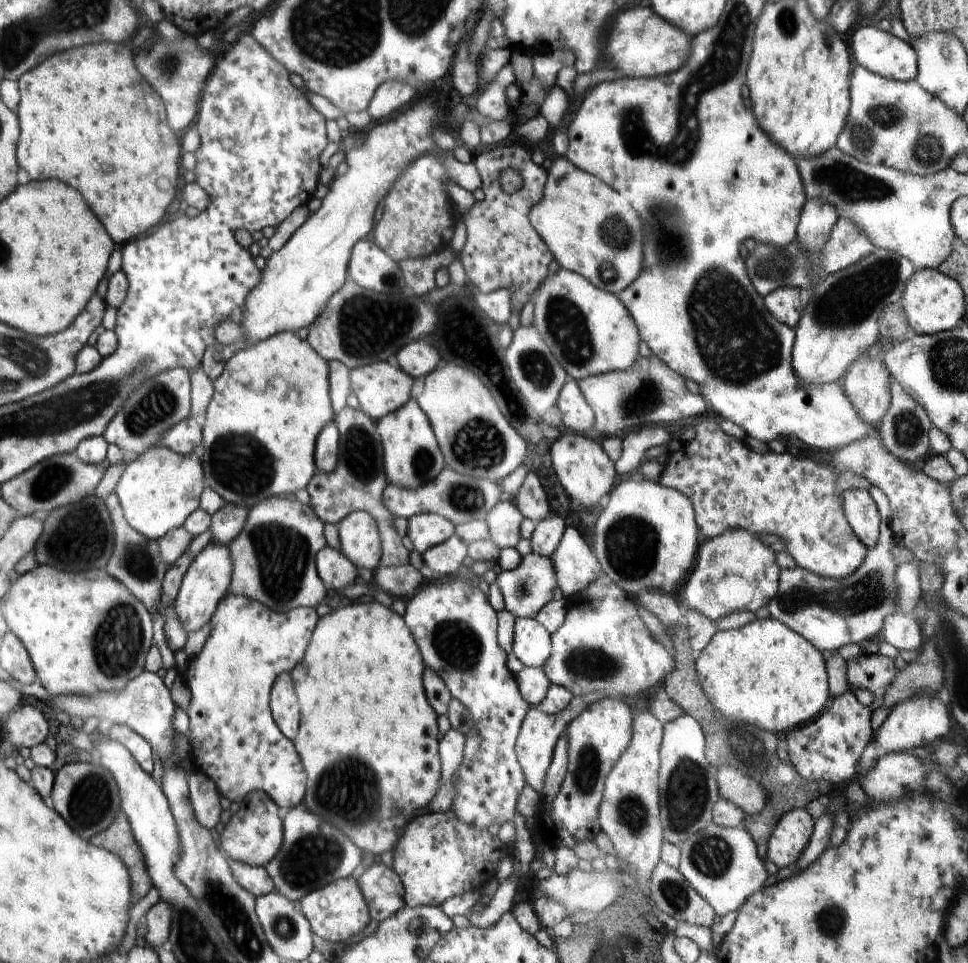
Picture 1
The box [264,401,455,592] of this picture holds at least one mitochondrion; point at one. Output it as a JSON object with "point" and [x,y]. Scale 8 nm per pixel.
{"point":[361,453]}

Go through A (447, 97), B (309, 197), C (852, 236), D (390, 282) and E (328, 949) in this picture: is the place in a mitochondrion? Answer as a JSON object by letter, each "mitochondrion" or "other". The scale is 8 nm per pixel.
{"A":"other","B":"other","C":"mitochondrion","D":"mitochondrion","E":"other"}

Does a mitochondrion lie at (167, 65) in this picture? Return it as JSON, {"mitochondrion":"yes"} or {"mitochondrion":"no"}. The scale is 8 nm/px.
{"mitochondrion":"yes"}

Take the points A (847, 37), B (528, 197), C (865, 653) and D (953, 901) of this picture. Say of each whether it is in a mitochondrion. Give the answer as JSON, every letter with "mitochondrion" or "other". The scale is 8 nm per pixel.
{"A":"other","B":"other","C":"other","D":"other"}

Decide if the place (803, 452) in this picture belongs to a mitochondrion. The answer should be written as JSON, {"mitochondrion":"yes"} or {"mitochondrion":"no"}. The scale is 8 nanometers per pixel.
{"mitochondrion":"no"}

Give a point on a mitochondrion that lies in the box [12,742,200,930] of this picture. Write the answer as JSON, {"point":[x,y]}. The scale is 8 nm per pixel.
{"point":[90,803]}

